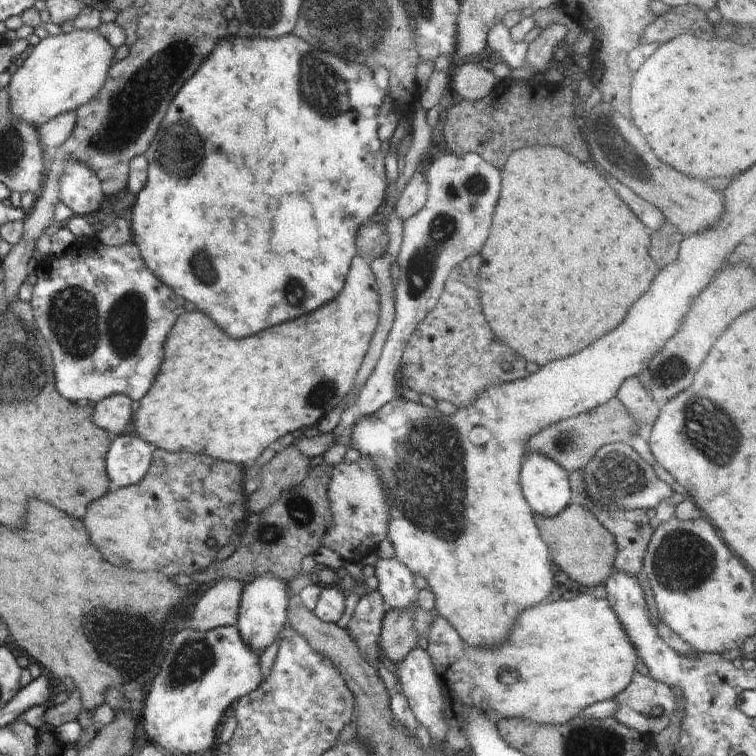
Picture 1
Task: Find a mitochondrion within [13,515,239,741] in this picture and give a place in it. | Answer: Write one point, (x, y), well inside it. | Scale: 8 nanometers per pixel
(127, 641)

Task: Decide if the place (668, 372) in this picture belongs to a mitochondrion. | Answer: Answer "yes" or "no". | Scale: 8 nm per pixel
yes

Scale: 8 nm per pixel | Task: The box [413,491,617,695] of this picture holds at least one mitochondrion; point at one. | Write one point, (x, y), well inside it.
(465, 659)

